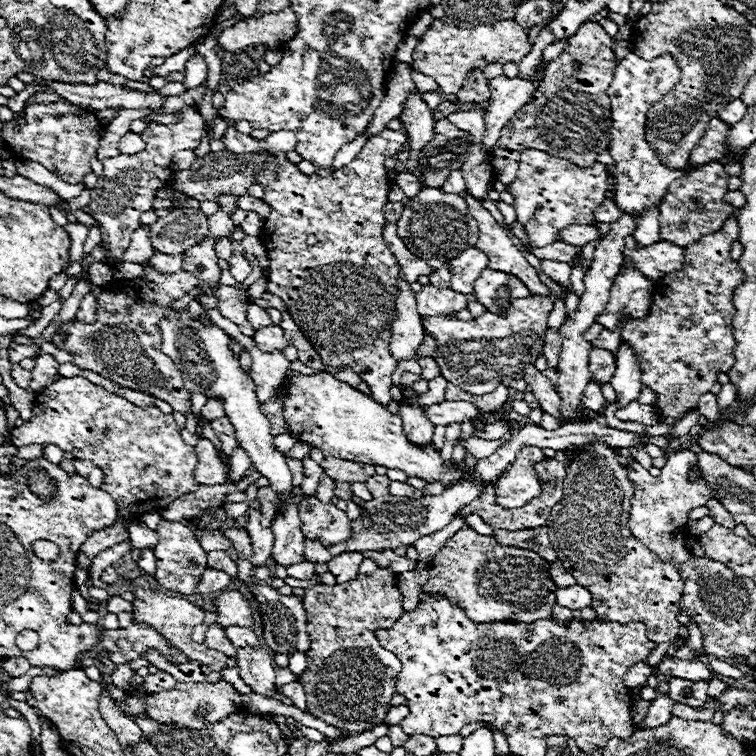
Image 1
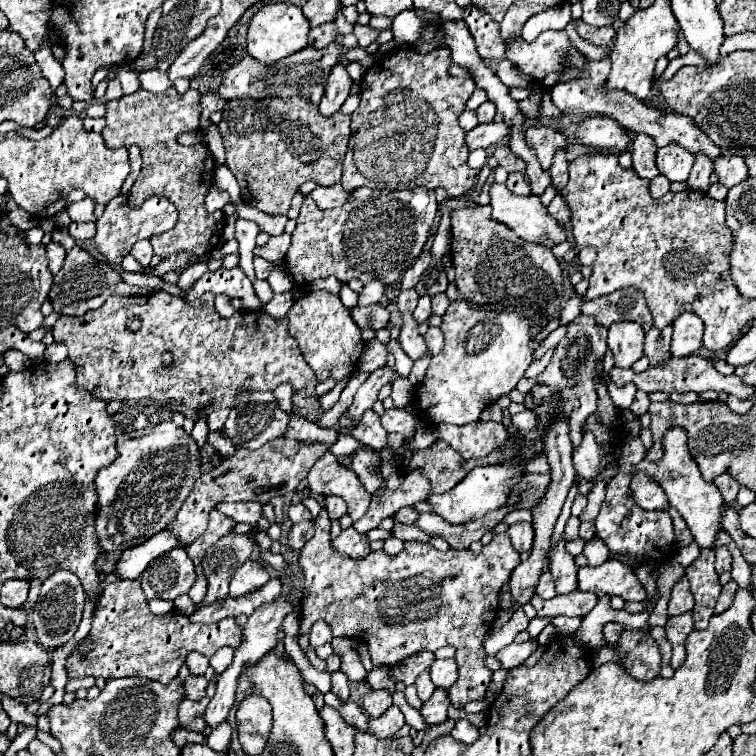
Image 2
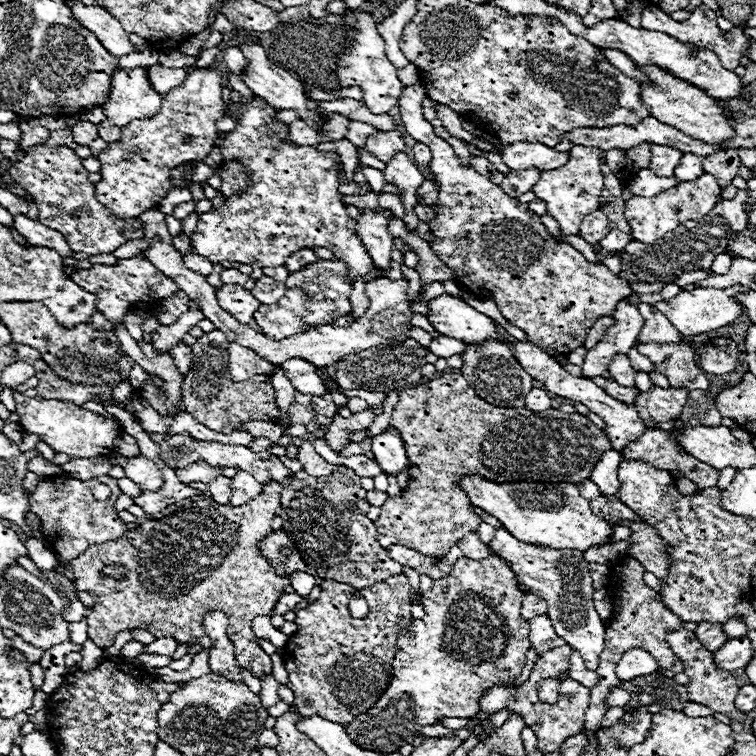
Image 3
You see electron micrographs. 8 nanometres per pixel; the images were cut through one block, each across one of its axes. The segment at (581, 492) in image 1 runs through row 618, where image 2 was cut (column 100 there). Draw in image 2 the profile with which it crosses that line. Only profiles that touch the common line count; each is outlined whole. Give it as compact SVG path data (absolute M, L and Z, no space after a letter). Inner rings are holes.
M116 580L108 584L94 610L92 630L88 634L94 640L94 648L82 658L80 650L74 650L68 658L68 678L124 678L140 676L162 684L172 682L190 652L200 652L212 658L222 646L240 646L242 626L236 626L234 618L224 618L216 624L192 624L184 614L170 612L156 616L148 610L148 600L142 592L140 580Z

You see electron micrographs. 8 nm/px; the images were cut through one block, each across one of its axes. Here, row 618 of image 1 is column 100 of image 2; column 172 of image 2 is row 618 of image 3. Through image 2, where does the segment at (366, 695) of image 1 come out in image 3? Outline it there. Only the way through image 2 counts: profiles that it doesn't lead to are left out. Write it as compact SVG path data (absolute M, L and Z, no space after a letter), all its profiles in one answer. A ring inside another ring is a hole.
M390 576L388 580L382 580L378 584L372 584L368 588L356 590L348 584L338 584L334 580L322 580L320 582L320 596L316 602L308 604L306 608L296 612L296 626L298 630L288 638L286 646L282 648L284 666L290 676L288 688L294 692L294 704L300 710L302 716L322 716L324 720L348 724L354 716L366 712L368 708L378 702L382 692L390 684L390 666L398 652L396 640L398 632L410 626L412 614L410 614L410 584L406 576ZM354 594L360 594L368 602L368 614L366 618L352 618L348 610L348 600Z

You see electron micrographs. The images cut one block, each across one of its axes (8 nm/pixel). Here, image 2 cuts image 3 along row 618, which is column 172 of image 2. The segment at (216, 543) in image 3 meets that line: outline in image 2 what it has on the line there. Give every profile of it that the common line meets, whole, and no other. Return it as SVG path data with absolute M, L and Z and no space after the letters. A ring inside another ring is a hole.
M168 88L164 96L140 90L132 96L106 102L108 112L102 138L107 147L118 149L136 144L142 150L144 164L128 194L130 206L140 206L146 198L158 194L166 196L178 208L176 226L150 238L152 248L160 258L168 258L174 252L192 252L196 256L204 256L222 240L224 224L204 208L204 196L214 180L214 158L206 144L180 146L176 140L176 136L184 130L200 130L200 96L202 94L192 88L186 94L178 94L176 88Z

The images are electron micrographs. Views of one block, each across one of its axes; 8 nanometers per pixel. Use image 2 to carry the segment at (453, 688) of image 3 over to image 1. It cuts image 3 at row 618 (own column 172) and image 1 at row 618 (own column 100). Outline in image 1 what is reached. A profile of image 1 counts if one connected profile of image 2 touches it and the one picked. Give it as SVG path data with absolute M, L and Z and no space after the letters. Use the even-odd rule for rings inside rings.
M464 526L458 530L430 562L430 578L422 586L424 594L442 594L460 606L474 624L484 622L526 622L550 618L556 604L556 586L548 574L548 560L536 552L500 546L494 538L482 536Z

